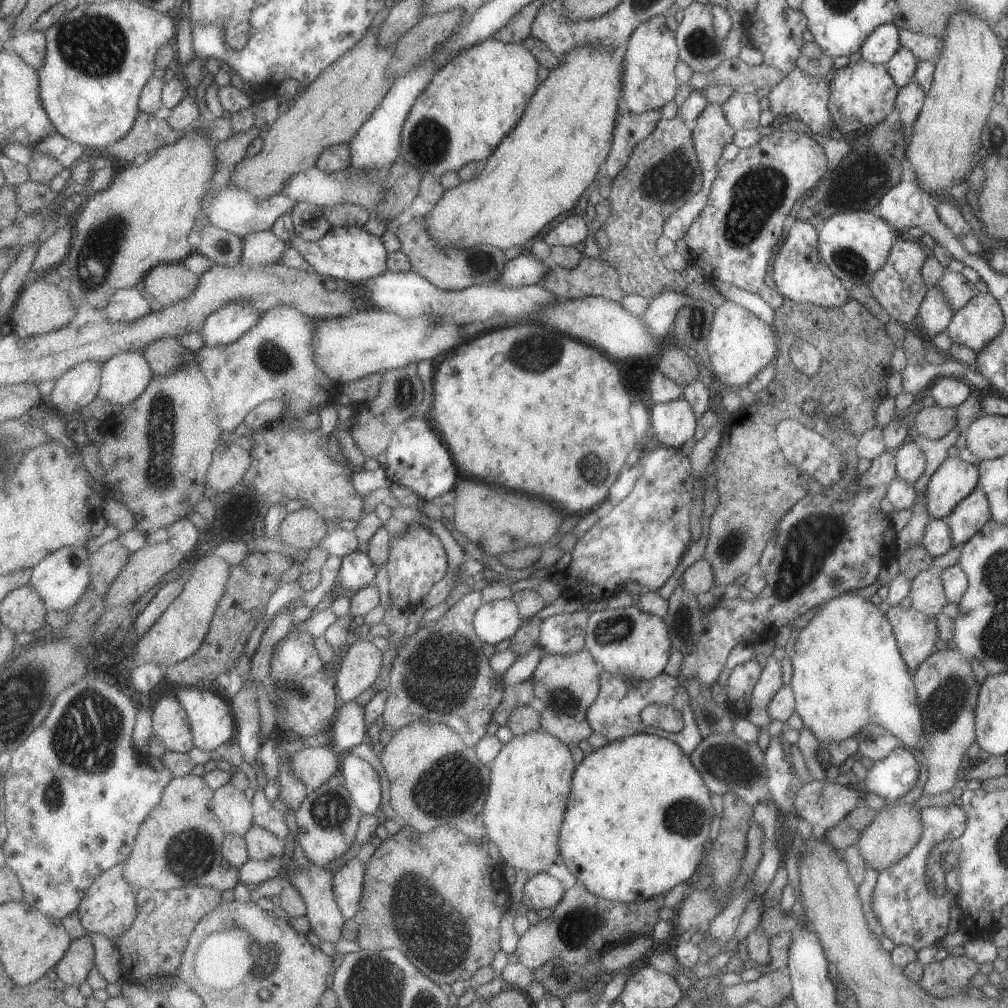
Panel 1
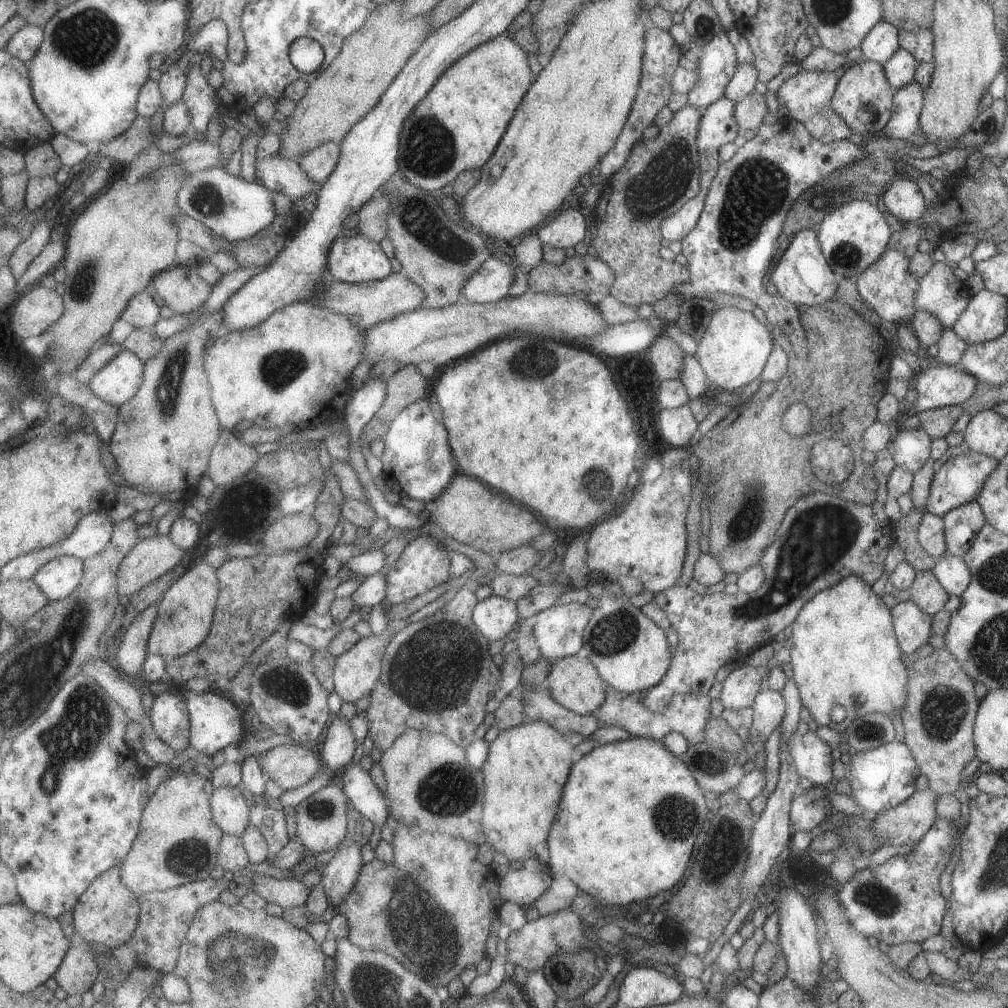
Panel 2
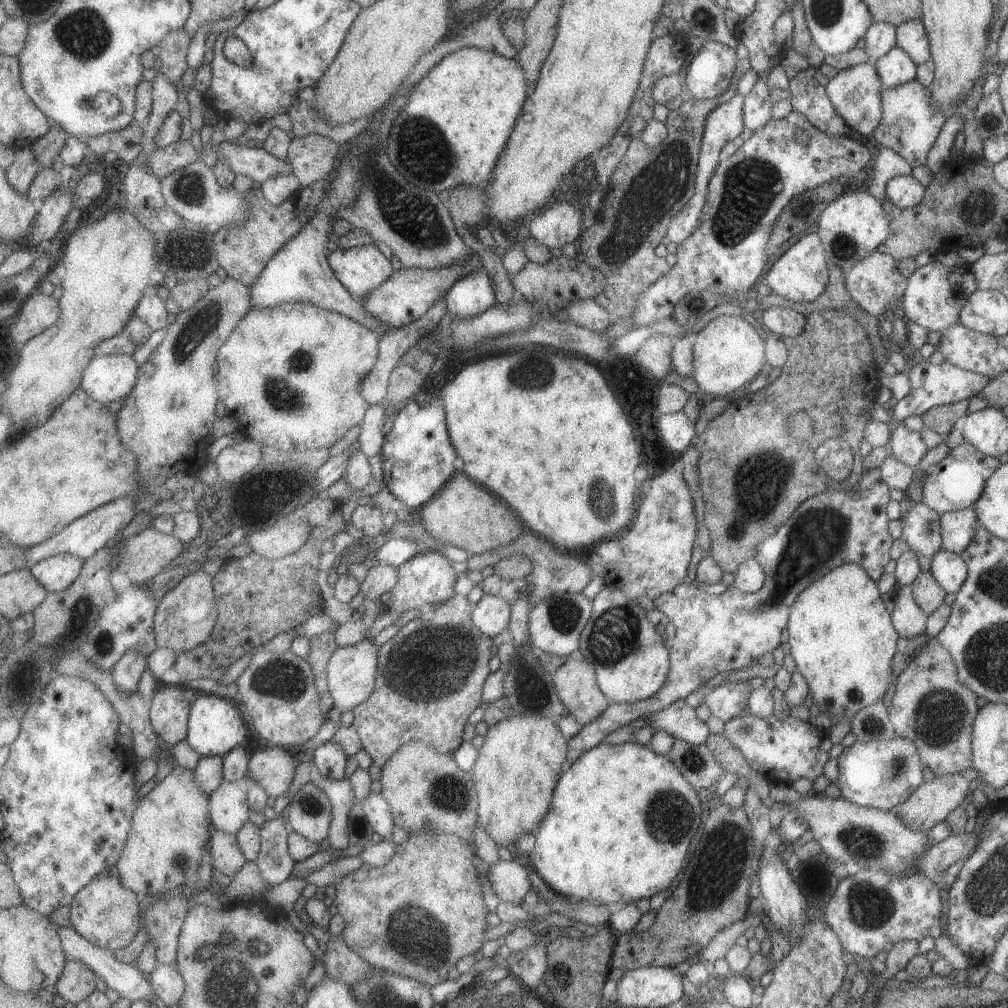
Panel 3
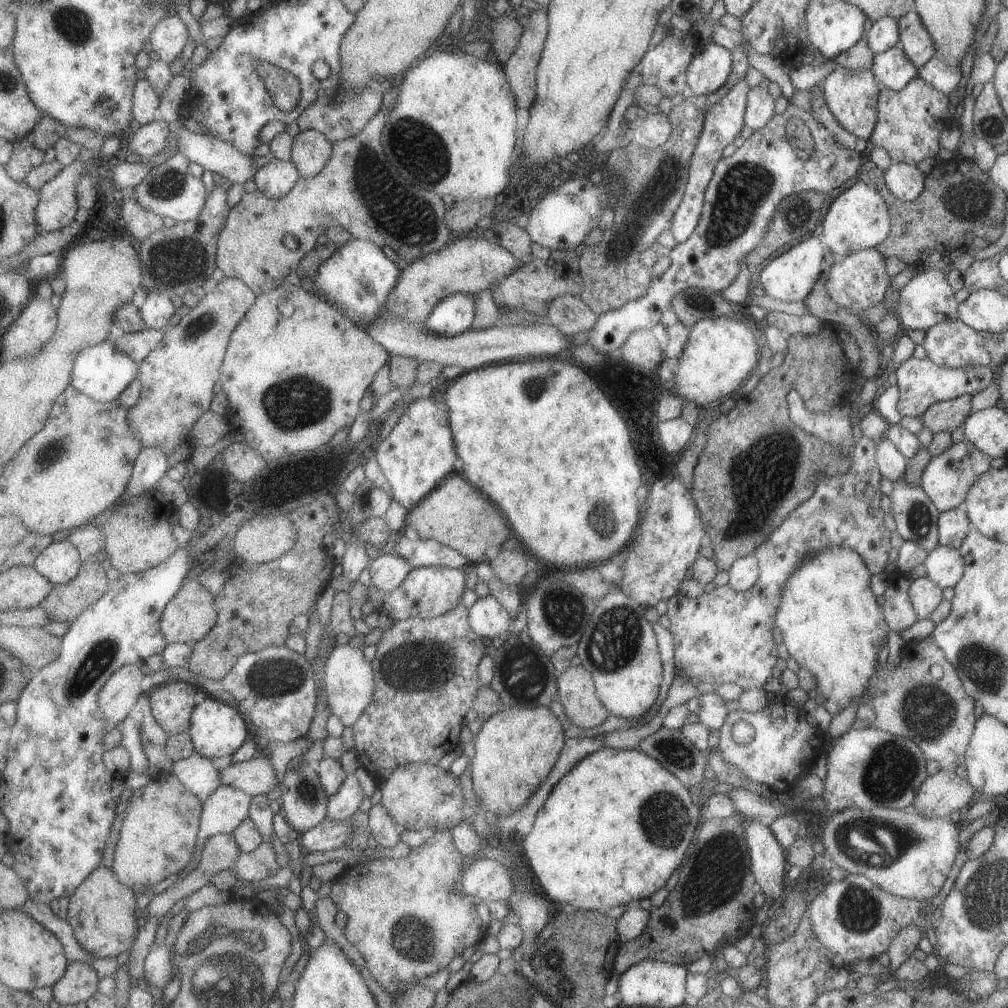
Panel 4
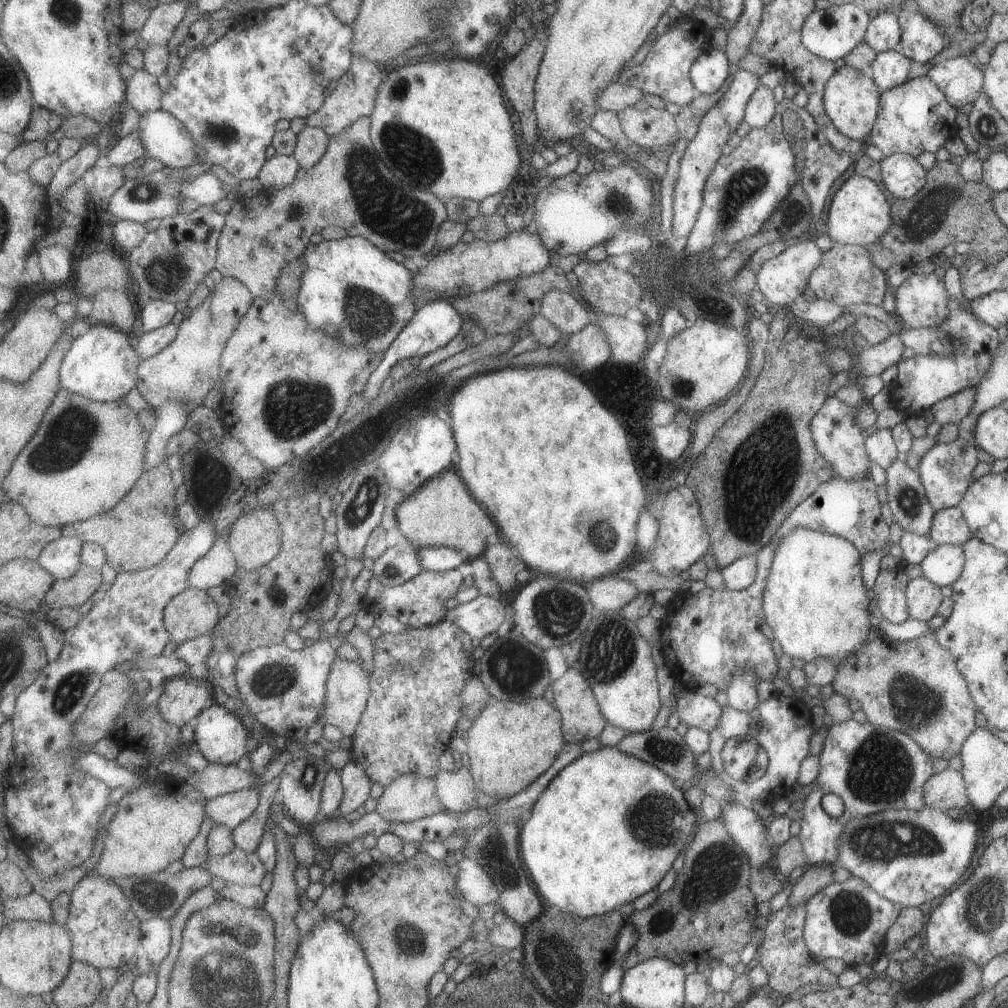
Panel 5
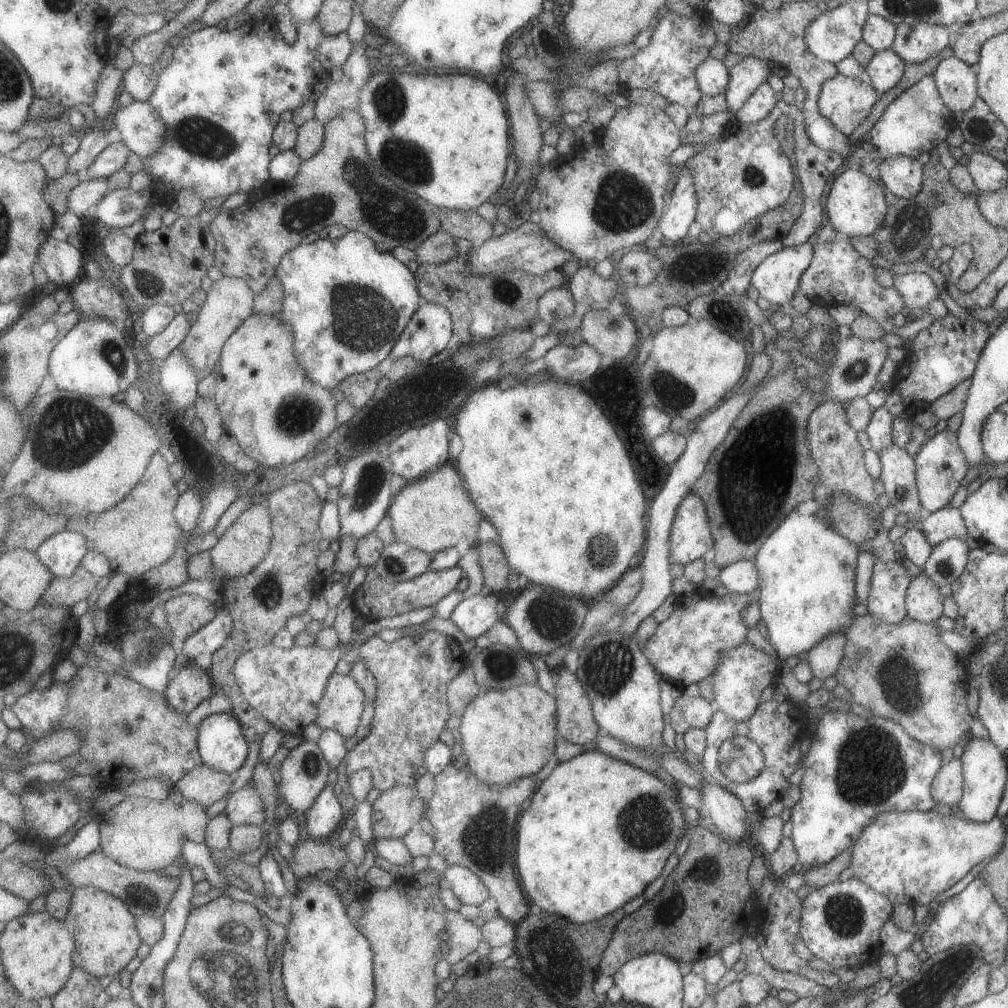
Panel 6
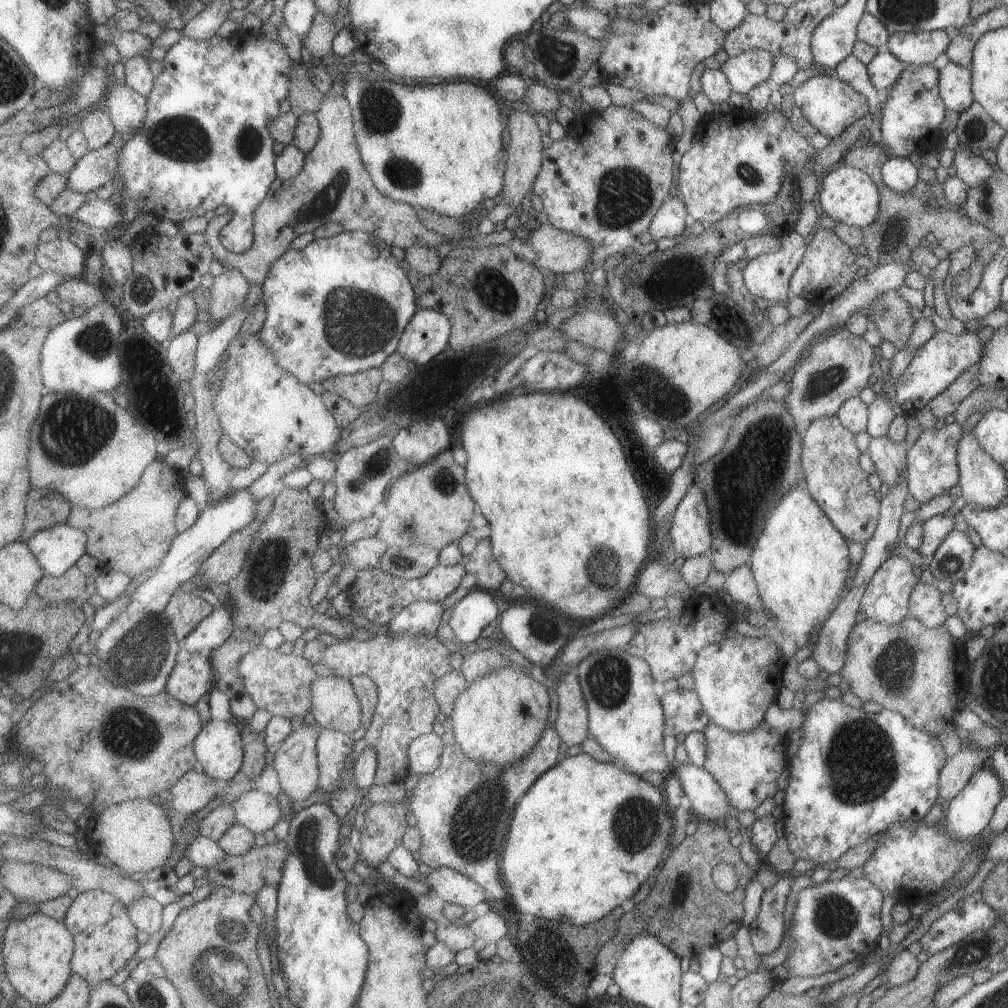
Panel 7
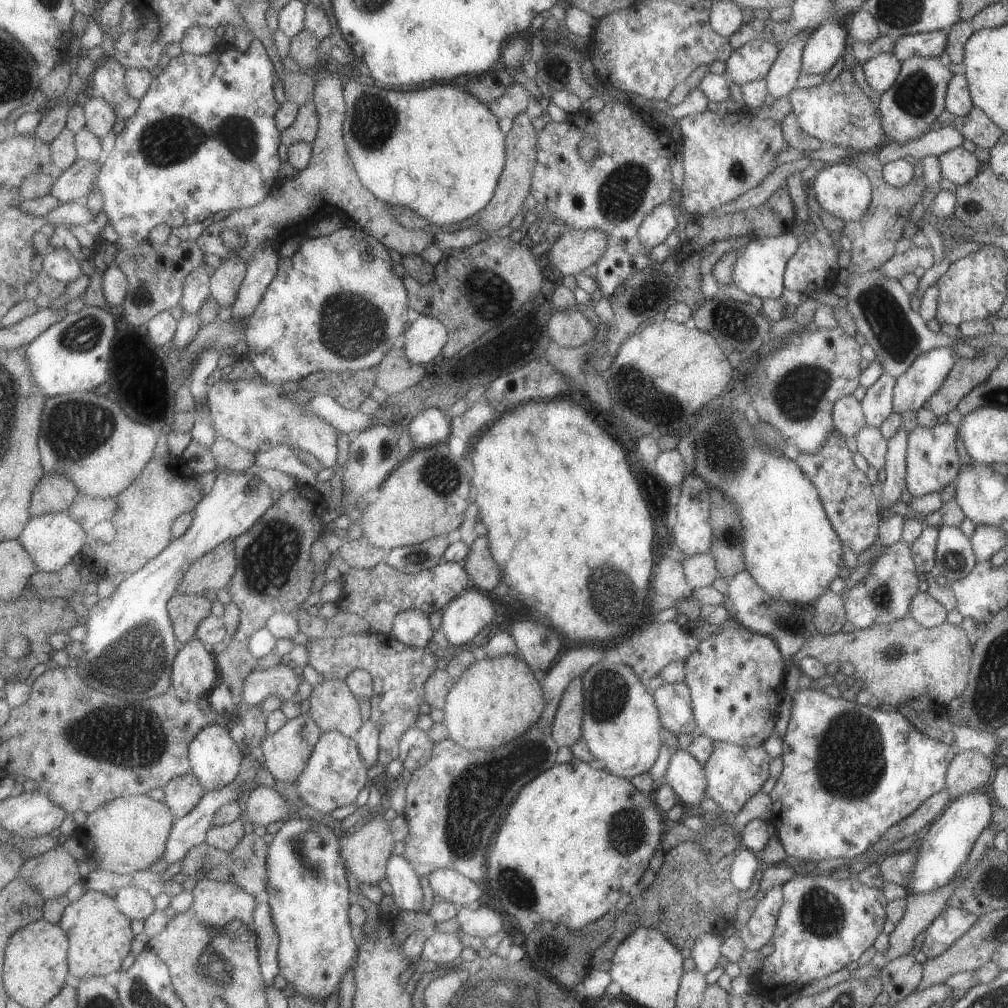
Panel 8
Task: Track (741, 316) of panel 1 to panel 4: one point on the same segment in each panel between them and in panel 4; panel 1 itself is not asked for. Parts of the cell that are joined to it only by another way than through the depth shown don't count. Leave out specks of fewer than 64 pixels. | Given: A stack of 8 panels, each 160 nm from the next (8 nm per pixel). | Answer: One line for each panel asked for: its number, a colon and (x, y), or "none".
2: (733, 350)
3: (727, 352)
4: (721, 352)

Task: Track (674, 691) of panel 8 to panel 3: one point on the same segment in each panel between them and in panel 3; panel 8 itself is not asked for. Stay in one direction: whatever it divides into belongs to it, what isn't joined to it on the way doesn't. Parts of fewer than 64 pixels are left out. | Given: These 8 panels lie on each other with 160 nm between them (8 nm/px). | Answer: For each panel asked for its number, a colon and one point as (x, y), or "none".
3: (727, 700)
4: (710, 709)
5: (695, 710)
6: (688, 712)
7: (683, 713)

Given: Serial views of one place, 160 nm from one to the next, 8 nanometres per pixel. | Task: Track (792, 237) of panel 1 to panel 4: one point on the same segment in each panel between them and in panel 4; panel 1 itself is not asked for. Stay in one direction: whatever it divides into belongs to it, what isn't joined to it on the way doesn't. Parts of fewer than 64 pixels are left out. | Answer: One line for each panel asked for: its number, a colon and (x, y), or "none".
2: (802, 276)
3: (800, 274)
4: (789, 277)

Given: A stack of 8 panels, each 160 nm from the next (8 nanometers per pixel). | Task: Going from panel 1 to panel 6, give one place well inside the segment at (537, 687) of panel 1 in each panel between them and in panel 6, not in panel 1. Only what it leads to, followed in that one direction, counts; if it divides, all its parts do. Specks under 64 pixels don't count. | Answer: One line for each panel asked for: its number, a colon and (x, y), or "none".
2: (573, 682)
3: (574, 681)
4: (575, 689)
5: (580, 718)
6: (575, 723)

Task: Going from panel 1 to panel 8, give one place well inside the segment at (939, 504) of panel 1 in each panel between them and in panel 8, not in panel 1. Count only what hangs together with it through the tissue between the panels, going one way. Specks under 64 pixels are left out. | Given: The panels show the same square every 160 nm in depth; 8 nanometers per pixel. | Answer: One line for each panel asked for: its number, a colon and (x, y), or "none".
2: (959, 480)
3: (955, 482)
4: (945, 480)
5: (945, 470)
6: (940, 465)
7: (931, 469)
8: (932, 461)

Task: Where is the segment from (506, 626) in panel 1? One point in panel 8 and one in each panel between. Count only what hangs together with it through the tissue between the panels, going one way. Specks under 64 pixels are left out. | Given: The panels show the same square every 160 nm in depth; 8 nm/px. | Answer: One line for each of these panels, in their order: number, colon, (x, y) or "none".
2: (493, 618)
3: (490, 614)
4: (487, 617)
5: (479, 617)
6: (474, 615)
7: (473, 612)
8: (465, 616)

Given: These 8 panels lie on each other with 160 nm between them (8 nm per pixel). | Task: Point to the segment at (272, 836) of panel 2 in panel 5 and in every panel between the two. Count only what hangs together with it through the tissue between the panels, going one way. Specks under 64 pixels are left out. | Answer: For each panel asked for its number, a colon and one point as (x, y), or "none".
3: (276, 862)
4: (256, 866)
5: (241, 867)

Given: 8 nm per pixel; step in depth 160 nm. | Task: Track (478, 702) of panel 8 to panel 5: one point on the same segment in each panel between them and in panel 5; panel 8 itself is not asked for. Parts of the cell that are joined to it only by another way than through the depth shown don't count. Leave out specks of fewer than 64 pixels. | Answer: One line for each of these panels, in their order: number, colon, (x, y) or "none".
5: (509, 744)
6: (508, 734)
7: (497, 719)

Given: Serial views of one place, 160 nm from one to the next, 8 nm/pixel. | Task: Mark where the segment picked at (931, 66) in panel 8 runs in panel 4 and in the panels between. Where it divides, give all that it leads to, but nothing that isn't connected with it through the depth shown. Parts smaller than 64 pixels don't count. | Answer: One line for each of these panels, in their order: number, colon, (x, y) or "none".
4: (908, 122)
5: (914, 117)
6: (917, 120)
7: (909, 119)

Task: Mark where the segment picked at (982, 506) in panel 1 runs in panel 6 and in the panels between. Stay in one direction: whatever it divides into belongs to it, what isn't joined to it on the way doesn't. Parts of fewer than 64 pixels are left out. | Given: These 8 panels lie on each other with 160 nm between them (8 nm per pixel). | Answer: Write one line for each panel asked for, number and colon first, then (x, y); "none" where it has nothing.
2: (960, 525)
3: (956, 527)
4: (953, 524)
5: (948, 527)
6: (945, 523)

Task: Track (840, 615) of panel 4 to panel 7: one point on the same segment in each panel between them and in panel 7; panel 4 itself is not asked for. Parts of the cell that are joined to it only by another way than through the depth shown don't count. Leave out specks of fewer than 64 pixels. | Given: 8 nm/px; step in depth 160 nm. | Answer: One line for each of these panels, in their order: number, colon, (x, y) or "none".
5: (815, 602)
6: (806, 572)
7: (799, 561)

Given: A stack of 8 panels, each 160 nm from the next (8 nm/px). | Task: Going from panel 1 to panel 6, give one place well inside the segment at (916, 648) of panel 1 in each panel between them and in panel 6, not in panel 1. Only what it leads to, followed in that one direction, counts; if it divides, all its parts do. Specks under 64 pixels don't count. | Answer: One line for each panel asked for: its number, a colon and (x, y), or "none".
2: (912, 627)
3: (908, 620)
4: (898, 613)
5: (889, 585)
6: (889, 580)

